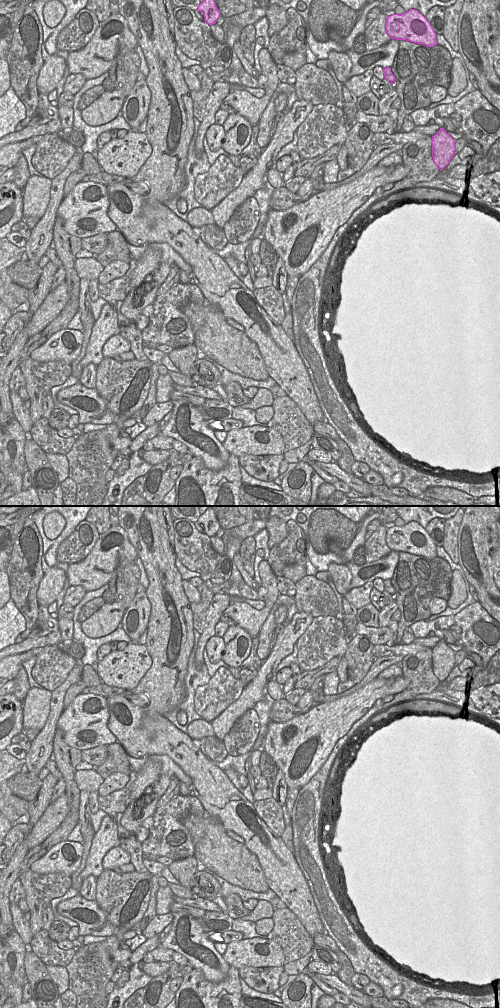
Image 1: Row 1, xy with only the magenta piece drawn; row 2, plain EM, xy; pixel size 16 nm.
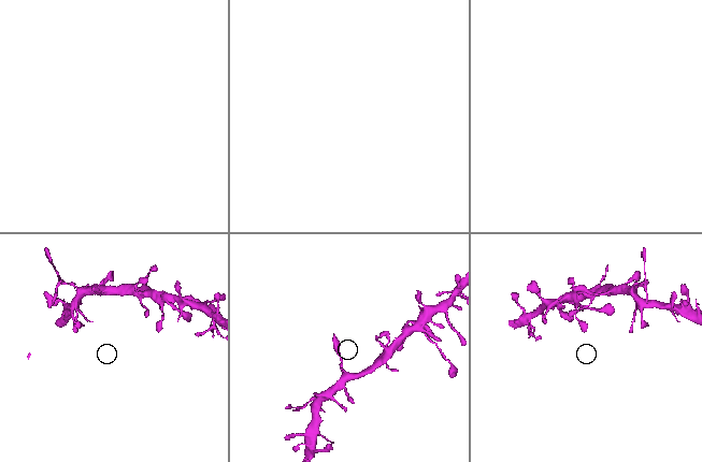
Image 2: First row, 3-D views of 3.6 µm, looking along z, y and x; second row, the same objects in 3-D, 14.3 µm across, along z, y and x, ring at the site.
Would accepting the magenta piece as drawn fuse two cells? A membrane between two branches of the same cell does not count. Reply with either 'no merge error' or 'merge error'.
no merge error

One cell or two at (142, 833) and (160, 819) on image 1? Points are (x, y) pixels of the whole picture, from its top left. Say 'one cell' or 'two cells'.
two cells

